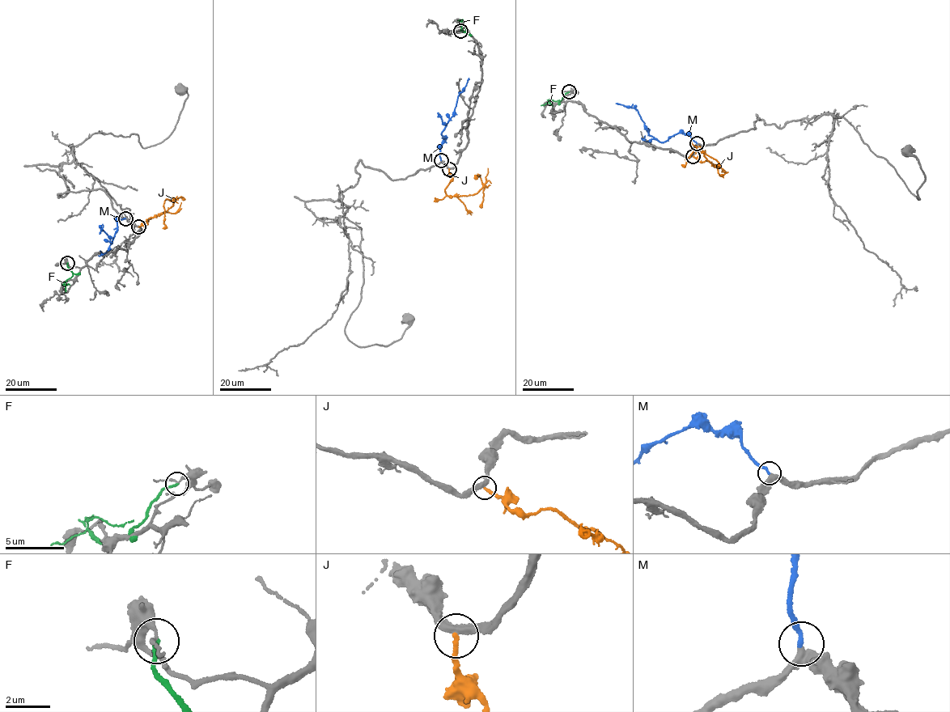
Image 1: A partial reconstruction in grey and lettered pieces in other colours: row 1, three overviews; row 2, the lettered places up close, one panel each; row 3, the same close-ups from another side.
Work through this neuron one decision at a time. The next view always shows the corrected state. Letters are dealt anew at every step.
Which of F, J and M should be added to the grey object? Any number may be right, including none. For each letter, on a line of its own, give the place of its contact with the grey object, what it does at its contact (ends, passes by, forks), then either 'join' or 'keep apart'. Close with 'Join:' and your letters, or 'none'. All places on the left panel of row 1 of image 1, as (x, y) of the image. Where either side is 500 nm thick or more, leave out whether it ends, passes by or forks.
F: contact (67, 263); it ends; keep apart
J: contact (138, 226); it ends; keep apart
M: contact (125, 218); it ends; join
Join: M

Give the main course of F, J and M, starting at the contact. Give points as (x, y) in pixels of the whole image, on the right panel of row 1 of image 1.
F: (569, 91), (559, 101), (551, 99), (540, 105)
J: (693, 155), (698, 160), (706, 161), (718, 167), (714, 167), (698, 146), (685, 164), (682, 164)
M: (697, 143), (689, 134), (680, 132), (666, 141), (659, 141), (648, 133), (636, 109), (616, 103)

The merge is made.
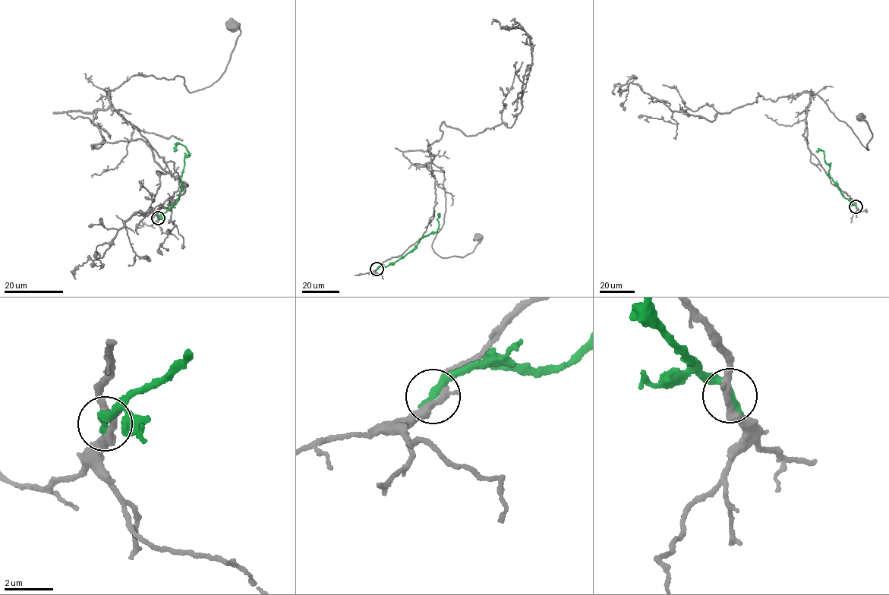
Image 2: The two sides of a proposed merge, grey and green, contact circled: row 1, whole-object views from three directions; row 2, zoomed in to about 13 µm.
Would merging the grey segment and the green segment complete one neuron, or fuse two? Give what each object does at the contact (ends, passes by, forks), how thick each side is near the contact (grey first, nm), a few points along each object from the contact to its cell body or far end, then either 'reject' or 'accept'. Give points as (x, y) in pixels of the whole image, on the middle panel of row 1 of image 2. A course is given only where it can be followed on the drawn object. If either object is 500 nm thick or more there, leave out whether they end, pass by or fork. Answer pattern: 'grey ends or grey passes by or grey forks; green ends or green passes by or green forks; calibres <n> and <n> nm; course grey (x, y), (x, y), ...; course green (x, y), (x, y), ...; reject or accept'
grey passes by; green ends; calibres 320 and 380 nm; course grey (377, 269), (432, 220), (430, 162), (443, 171), (446, 201), (432, 249), (463, 256), (478, 237); course green (376, 269), (393, 263), (412, 250), (424, 237), (435, 233), (439, 225), (436, 218), (438, 213); reject

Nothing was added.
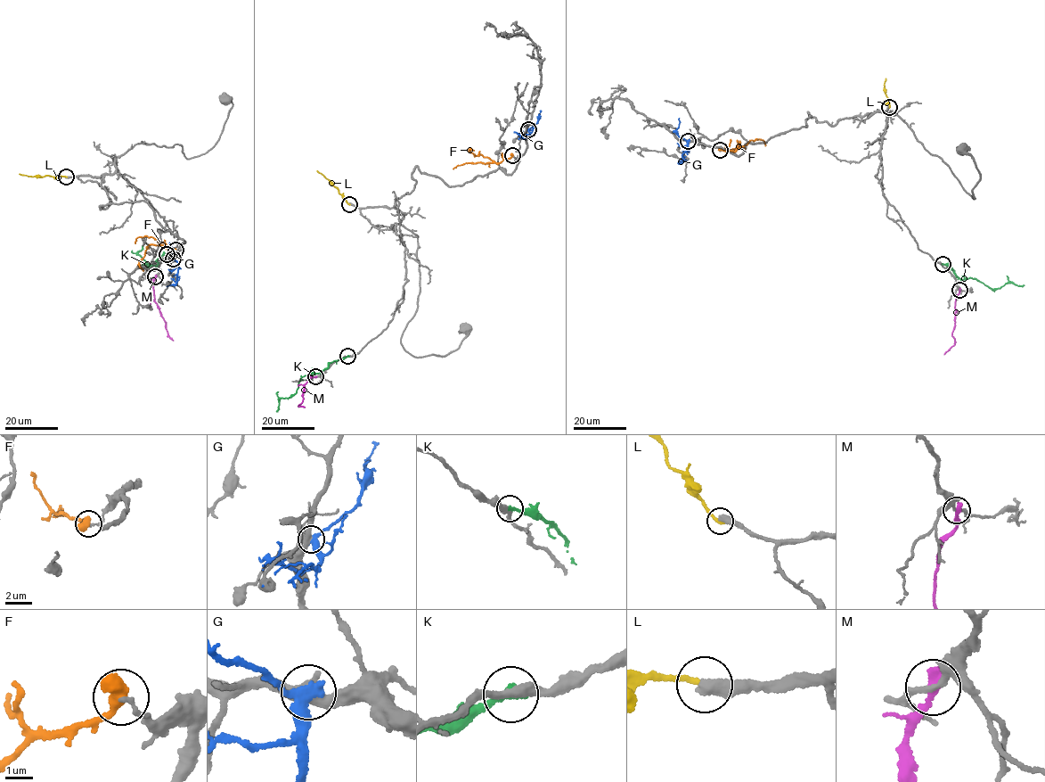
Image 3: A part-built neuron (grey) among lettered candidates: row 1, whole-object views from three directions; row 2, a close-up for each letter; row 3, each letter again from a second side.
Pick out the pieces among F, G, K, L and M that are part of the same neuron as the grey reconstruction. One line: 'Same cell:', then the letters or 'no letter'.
Same cell: no letter

